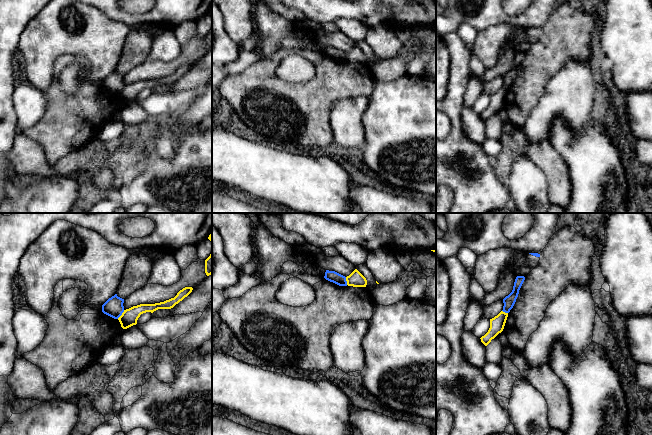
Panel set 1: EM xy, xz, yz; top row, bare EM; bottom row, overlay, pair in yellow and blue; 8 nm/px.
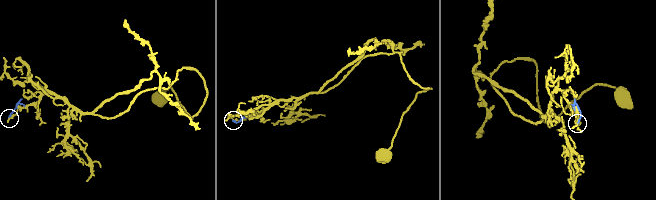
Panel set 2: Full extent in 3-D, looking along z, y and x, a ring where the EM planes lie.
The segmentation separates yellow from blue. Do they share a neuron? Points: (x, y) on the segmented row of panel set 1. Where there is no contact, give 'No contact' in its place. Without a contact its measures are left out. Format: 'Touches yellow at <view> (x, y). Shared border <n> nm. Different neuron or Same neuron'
Touches yellow at xy (122, 314). Shared border 90 nm. Different neuron

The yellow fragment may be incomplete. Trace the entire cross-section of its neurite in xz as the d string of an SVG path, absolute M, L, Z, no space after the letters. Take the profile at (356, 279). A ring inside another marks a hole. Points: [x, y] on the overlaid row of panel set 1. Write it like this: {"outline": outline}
{"outline": "M355 269L349 276L346 277L347 285L353 287L366 287L366 278Z"}

